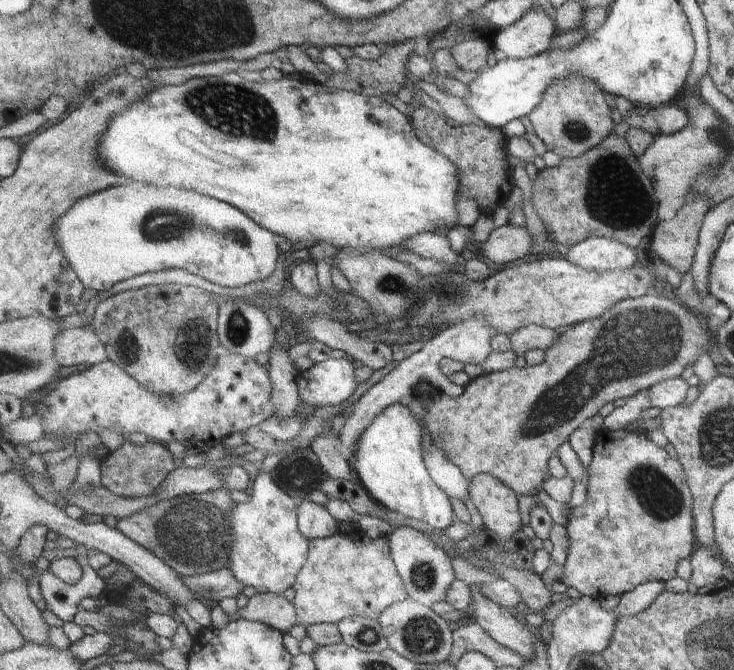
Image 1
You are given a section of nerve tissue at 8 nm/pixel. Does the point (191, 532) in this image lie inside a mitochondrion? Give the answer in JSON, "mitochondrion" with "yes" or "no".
{"mitochondrion":"yes"}

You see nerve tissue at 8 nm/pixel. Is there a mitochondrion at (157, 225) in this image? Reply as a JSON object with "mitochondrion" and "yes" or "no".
{"mitochondrion":"yes"}

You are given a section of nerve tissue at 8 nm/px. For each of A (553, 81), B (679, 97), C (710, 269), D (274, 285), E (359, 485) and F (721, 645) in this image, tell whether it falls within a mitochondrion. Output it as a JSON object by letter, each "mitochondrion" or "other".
{"A":"other","B":"other","C":"other","D":"other","E":"other","F":"mitochondrion"}

